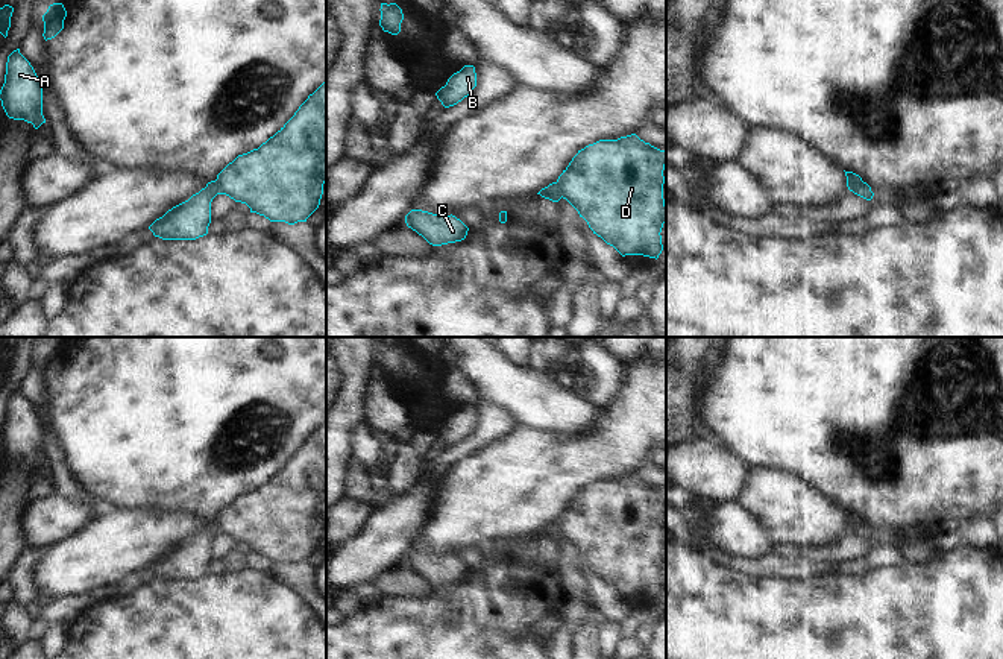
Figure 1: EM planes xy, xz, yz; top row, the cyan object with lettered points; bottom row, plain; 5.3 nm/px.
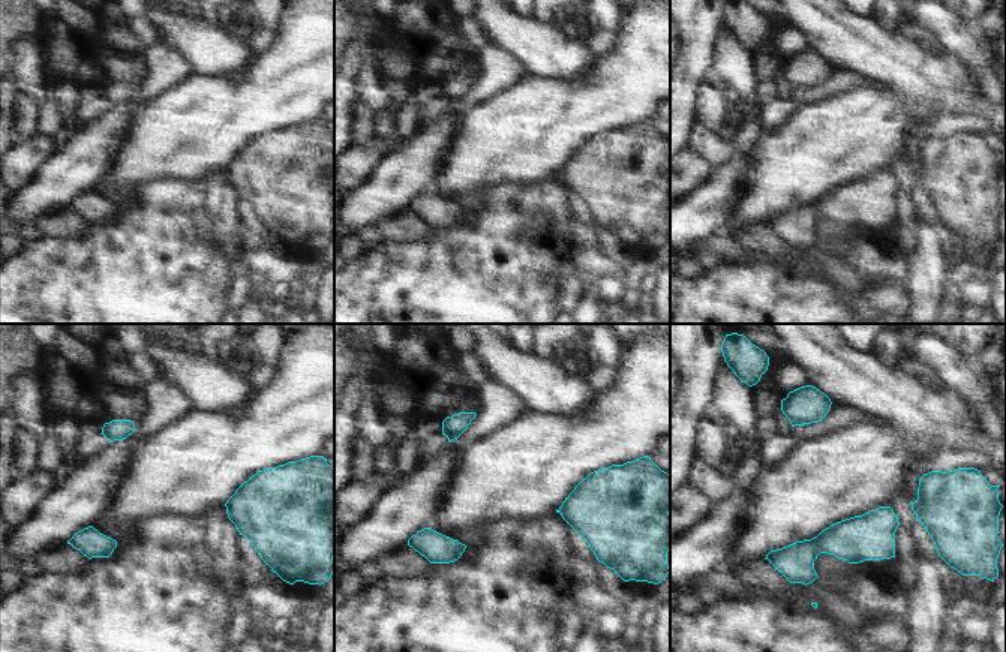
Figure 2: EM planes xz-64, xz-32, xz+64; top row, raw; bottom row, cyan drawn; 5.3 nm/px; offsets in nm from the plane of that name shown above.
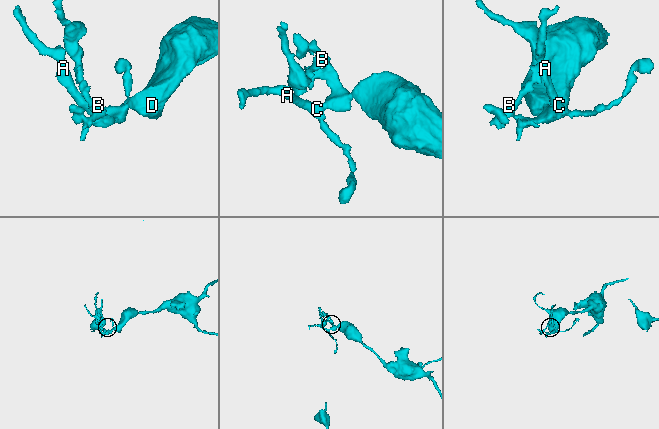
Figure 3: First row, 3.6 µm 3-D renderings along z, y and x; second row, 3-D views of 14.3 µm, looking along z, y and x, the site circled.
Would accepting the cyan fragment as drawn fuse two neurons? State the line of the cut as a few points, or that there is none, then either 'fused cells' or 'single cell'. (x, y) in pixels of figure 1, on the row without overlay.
cut xz (556, 523), (562, 536); fused cells

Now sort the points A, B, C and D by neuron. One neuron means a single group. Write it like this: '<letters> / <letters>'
A B C / D

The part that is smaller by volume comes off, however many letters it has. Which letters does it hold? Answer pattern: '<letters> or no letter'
A, B, C.

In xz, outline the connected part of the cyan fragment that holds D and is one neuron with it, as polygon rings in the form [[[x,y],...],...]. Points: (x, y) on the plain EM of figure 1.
[[[636,474],[578,490],[557,519],[558,531],[589,568],[622,597],[659,598],[666,562],[666,492]]]

